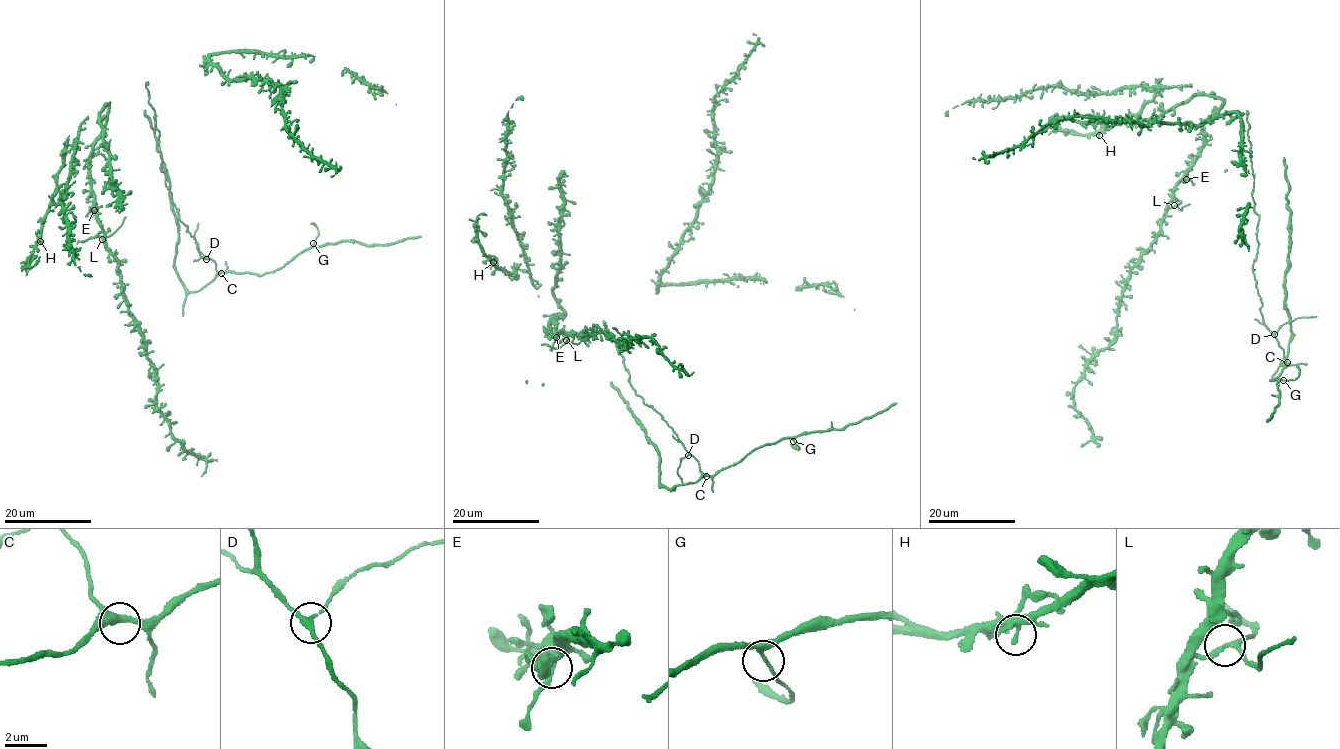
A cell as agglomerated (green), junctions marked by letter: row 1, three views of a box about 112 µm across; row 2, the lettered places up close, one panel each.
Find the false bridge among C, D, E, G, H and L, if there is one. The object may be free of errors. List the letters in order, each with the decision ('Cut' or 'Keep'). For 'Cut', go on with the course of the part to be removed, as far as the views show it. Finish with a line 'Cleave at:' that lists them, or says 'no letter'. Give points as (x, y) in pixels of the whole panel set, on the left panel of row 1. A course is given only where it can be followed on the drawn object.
C: Keep
D: Keep
E: Keep
G: Keep
H: Keep
L: Cut. Course of the part to remove: (101, 239), (111, 235), (125, 216)
Cleave at: L

